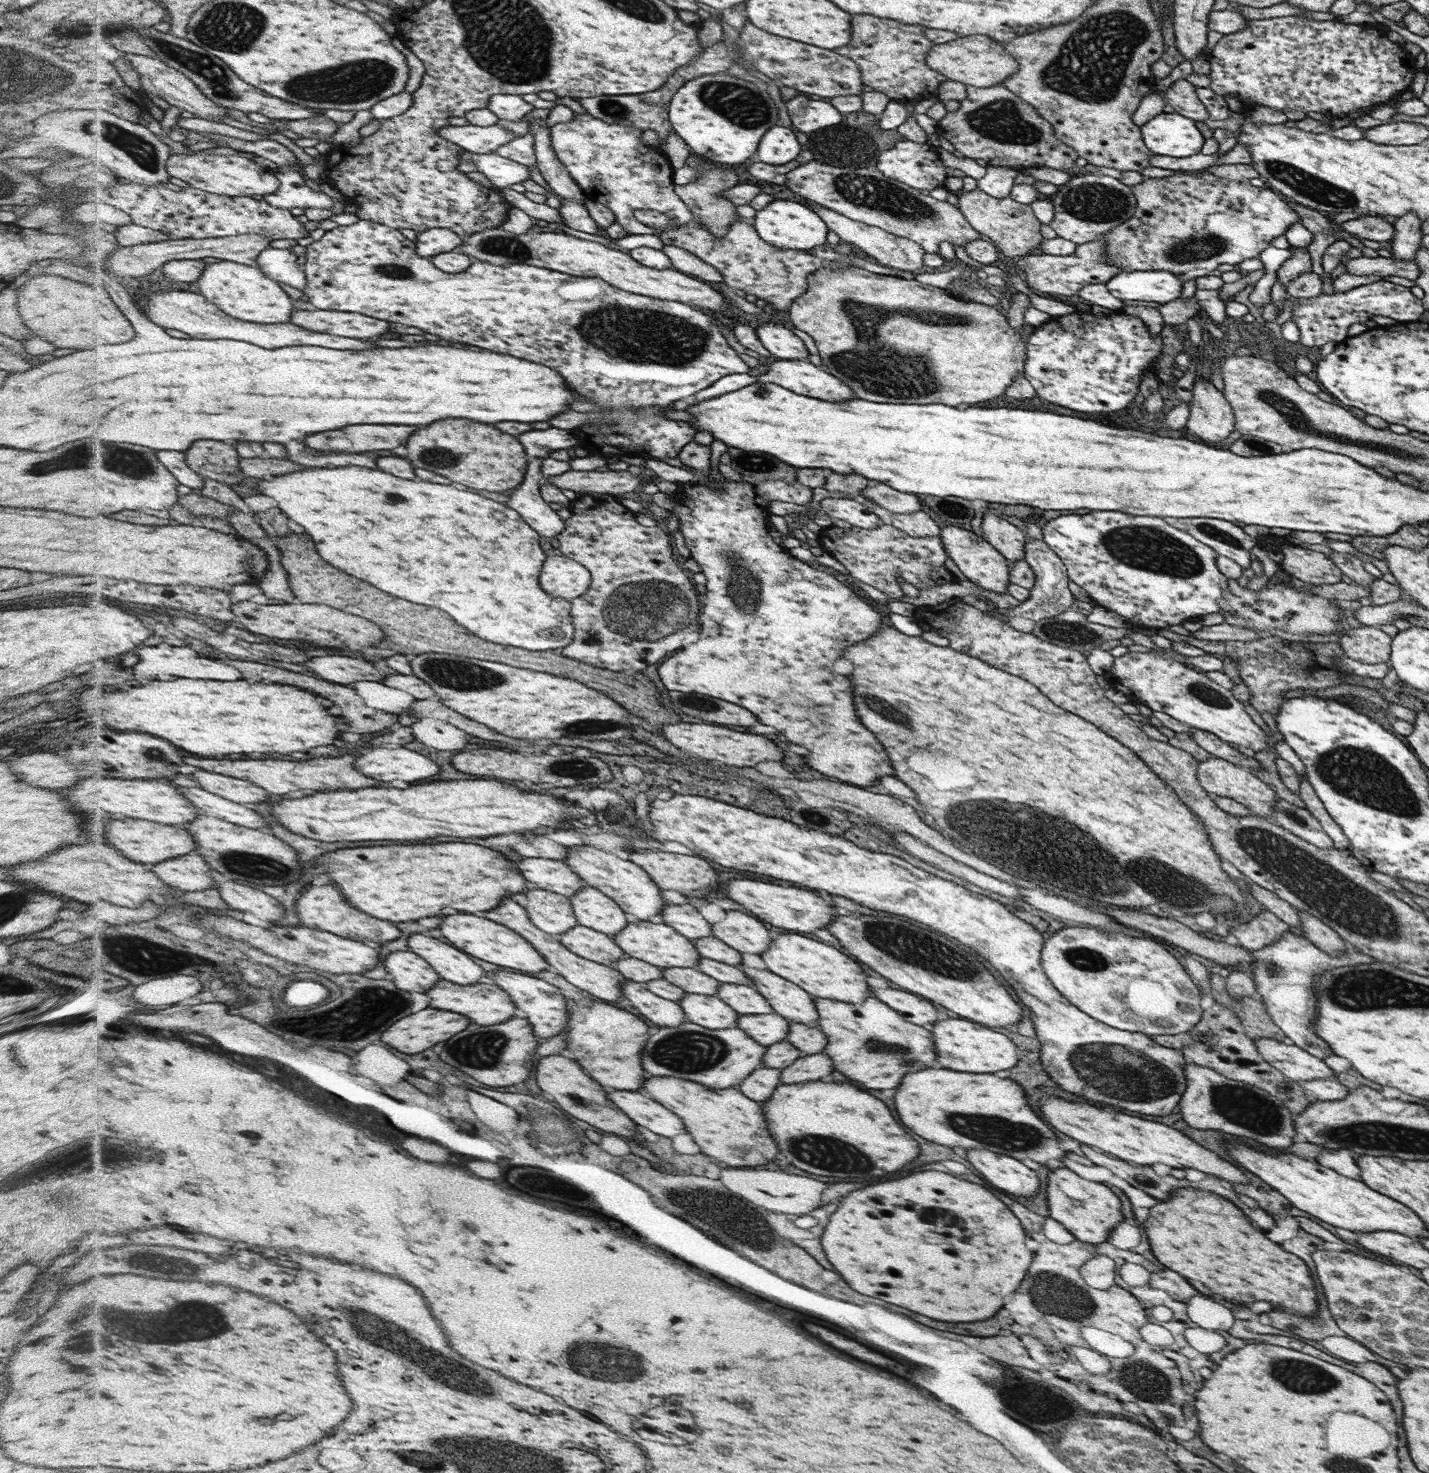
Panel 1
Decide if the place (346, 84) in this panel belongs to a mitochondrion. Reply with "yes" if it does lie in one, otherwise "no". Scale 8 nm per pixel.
yes

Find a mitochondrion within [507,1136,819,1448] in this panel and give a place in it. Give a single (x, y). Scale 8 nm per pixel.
(736, 1219)

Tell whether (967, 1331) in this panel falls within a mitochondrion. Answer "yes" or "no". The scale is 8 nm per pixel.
no

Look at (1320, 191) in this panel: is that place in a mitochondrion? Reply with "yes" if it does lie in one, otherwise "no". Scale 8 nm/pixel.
yes

